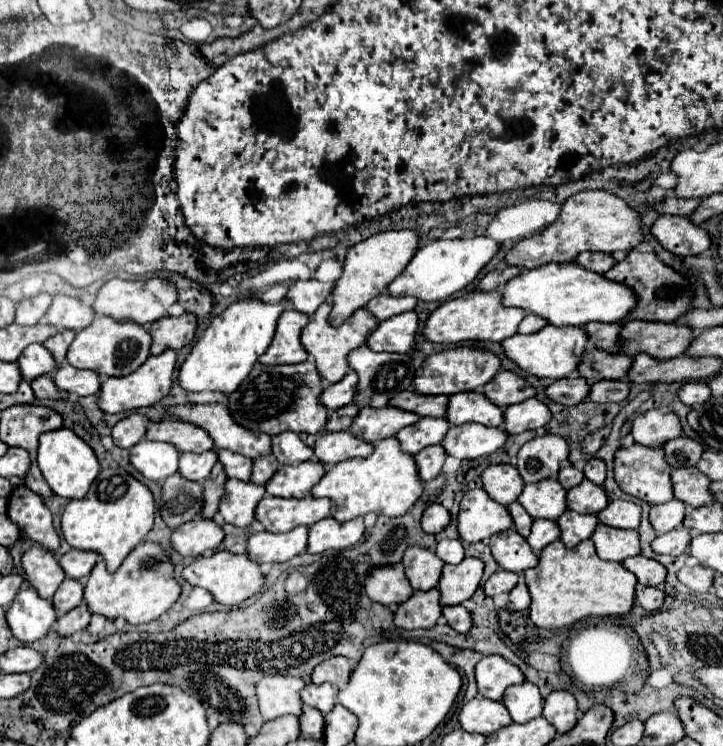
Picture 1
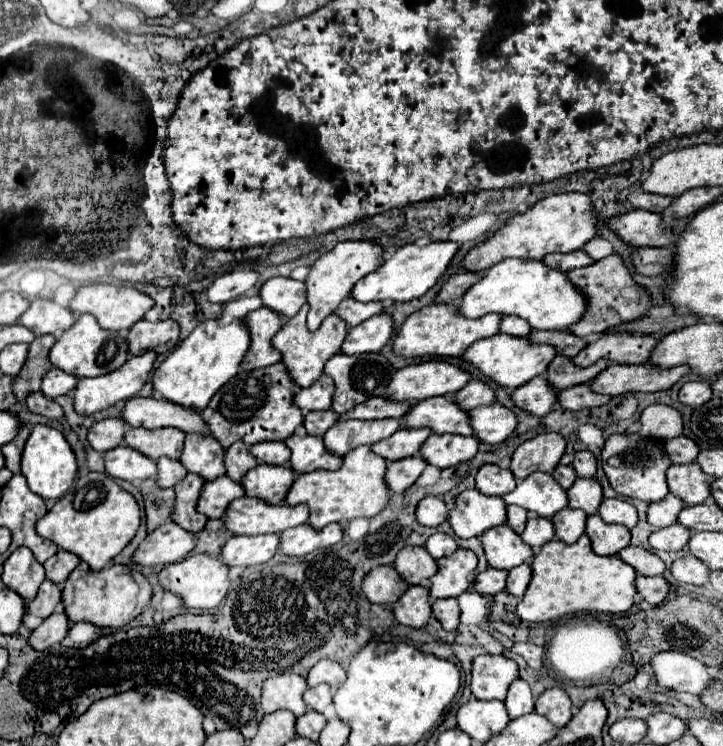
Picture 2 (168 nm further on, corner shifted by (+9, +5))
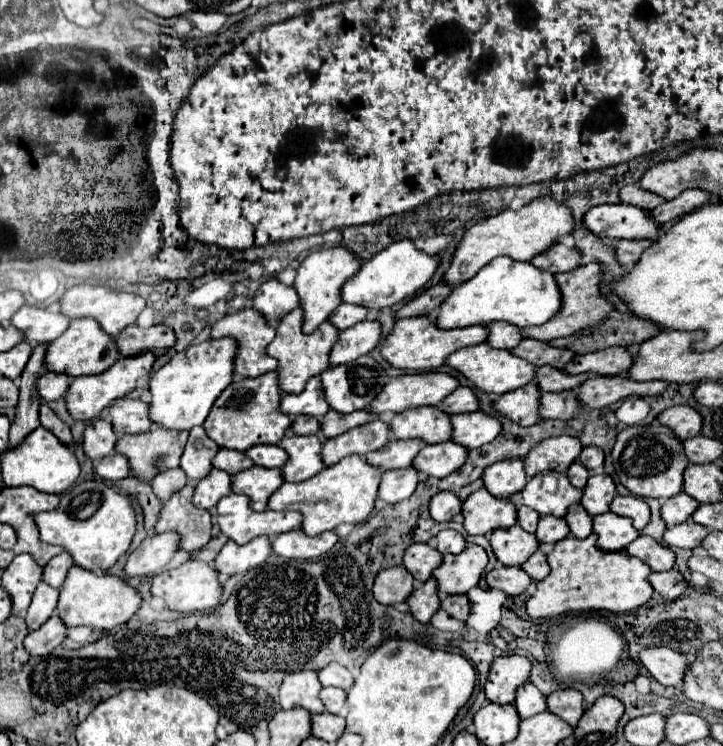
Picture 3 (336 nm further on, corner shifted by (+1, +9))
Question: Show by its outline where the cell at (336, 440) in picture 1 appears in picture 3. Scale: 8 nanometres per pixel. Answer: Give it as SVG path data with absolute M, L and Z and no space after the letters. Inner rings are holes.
M287 434L277 444L289 456L287 464L281 468L285 482L303 482L325 466L321 460L321 442L317 436L295 436Z

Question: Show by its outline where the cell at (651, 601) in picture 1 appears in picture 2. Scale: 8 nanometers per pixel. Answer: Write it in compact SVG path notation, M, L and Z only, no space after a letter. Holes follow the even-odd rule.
M637 576L635 586L637 586L637 594L639 594L645 602L649 602L649 604L653 604L653 606L661 604L663 598L667 596L667 590L669 590L669 584L665 582L663 576L655 576L655 578Z

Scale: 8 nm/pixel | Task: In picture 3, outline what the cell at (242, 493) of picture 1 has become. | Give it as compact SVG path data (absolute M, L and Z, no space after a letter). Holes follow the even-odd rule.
M211 470L195 484L191 502L197 508L211 510L221 500L221 496L227 496L227 492L231 492L231 476L223 470Z

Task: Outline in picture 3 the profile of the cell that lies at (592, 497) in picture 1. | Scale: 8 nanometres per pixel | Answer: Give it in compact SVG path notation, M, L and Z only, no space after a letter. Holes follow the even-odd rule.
M595 474L589 478L587 488L583 490L581 506L591 514L605 514L611 506L611 500L615 496L615 482L607 474Z

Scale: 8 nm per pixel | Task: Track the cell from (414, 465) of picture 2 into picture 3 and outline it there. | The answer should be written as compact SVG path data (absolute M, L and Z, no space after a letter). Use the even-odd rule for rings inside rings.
M411 466L405 470L401 468L399 472L383 472L377 498L383 504L397 504L415 492L417 482L419 482L419 476L411 472Z

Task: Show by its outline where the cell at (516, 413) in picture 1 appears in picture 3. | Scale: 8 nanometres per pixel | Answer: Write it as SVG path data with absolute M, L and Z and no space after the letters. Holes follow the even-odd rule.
M471 412L471 414L459 414L459 416L451 416L451 442L473 450L473 448L481 448L483 444L495 440L495 436L499 434L501 422L497 416L489 416L483 412Z

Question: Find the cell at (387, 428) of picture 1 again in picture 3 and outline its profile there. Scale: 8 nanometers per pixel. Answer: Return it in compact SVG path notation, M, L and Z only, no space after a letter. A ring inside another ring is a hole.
M373 420L351 432L345 432L343 436L327 440L323 444L321 458L323 458L325 466L333 466L345 456L351 456L351 454L363 456L367 452L383 448L387 442L389 442L387 440L387 422Z

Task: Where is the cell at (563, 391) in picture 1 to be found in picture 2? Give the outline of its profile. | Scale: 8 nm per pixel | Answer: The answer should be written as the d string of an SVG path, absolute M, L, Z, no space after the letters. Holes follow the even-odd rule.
M539 376L539 378L533 378L531 382L519 386L513 392L513 402L515 402L515 406L519 406L531 414L543 416L543 414L551 412L553 406L557 406L557 394L559 392L555 392L555 386L547 384L545 376Z

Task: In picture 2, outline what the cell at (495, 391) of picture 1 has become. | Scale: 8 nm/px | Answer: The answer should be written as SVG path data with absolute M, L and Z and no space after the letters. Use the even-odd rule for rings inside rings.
M469 380L465 388L461 388L457 394L455 394L455 402L461 406L461 408L467 408L467 410L473 410L473 408L479 408L479 406L487 406L487 404L495 404L497 400L497 394L495 390L491 388L491 384L483 382L483 380Z

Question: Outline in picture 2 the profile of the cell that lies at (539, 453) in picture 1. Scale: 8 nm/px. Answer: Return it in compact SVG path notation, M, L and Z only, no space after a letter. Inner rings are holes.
M555 432L537 434L531 440L525 440L511 458L511 472L515 478L523 480L533 472L553 472L559 464L559 458L565 452L565 438Z

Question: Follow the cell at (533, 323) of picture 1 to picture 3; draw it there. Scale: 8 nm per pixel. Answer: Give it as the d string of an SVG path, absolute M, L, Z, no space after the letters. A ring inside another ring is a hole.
M489 324L487 326L489 334L485 338L485 342L491 346L491 348L497 348L497 350L511 350L515 348L515 344L519 344L519 330L517 328L511 328L511 324Z

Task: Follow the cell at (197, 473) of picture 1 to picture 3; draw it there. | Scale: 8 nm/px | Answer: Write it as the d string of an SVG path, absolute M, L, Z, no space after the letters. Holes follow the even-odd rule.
M173 468L167 472L161 472L159 476L155 476L155 480L151 482L155 496L165 502L169 500L175 492L179 492L183 486L187 484L187 476L181 472L181 468Z

